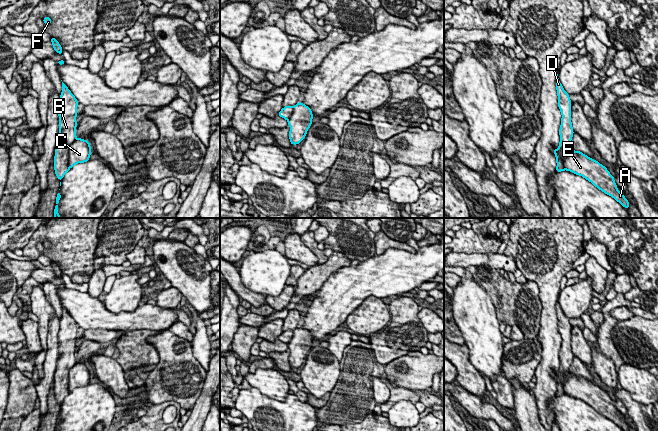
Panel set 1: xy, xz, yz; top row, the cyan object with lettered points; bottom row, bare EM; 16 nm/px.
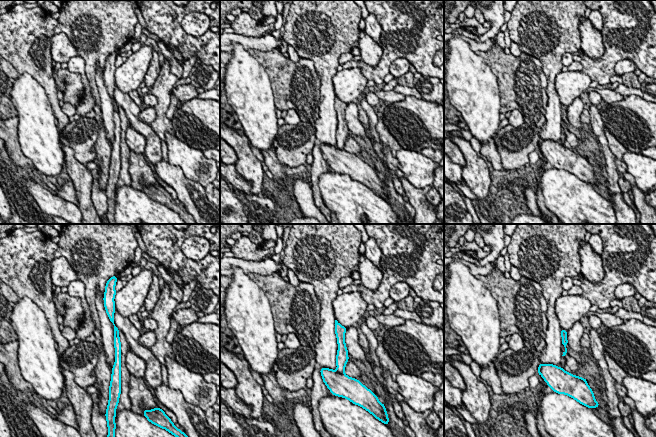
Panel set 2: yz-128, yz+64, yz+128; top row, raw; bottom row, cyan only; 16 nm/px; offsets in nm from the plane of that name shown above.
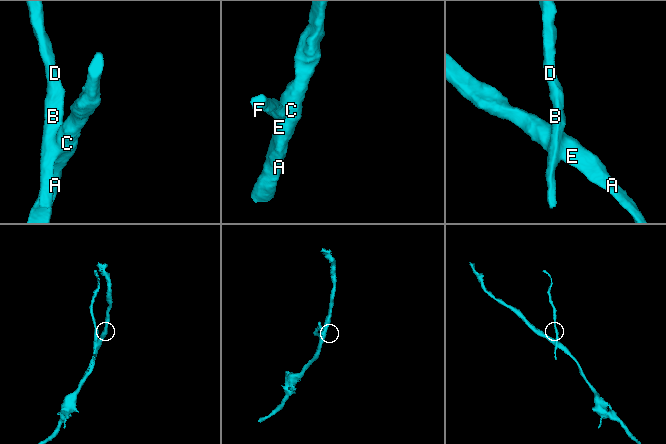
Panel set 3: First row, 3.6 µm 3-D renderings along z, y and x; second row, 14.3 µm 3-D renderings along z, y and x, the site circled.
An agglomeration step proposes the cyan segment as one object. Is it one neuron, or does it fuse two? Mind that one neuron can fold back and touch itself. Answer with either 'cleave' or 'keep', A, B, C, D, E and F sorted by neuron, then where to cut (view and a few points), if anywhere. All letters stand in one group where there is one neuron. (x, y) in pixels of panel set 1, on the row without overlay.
cleave; groups A C E / B D F; cut xy (76, 363), (69, 370), (69, 391)

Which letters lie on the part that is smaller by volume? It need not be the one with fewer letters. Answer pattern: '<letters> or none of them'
B, D, F

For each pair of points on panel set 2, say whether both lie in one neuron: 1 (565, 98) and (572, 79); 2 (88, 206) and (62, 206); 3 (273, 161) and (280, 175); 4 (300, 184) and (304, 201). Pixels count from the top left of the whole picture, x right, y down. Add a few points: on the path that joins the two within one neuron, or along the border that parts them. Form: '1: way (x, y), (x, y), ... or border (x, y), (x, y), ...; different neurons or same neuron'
1: way (567, 93), (571, 84); same neuron
2: border (77, 206), (82, 213); different neurons
3: way (273, 164), (279, 172); same neuron
4: way (301, 188), (304, 197); same neuron

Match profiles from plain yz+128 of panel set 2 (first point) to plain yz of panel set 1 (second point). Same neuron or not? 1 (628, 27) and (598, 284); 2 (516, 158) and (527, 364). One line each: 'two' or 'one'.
1: two
2: one

